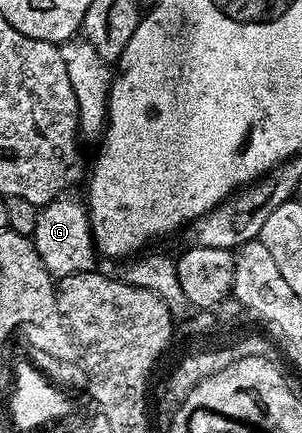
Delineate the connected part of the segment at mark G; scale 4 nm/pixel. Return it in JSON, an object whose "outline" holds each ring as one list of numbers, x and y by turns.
{"outline":[[60,197,52,203,44,203,36,213,36,227,29,236,37,249,37,257,41,257,41,265,56,280,69,277,73,273,85,273,96,270,97,252,95,238,91,236,91,219,86,206,75,199]]}

